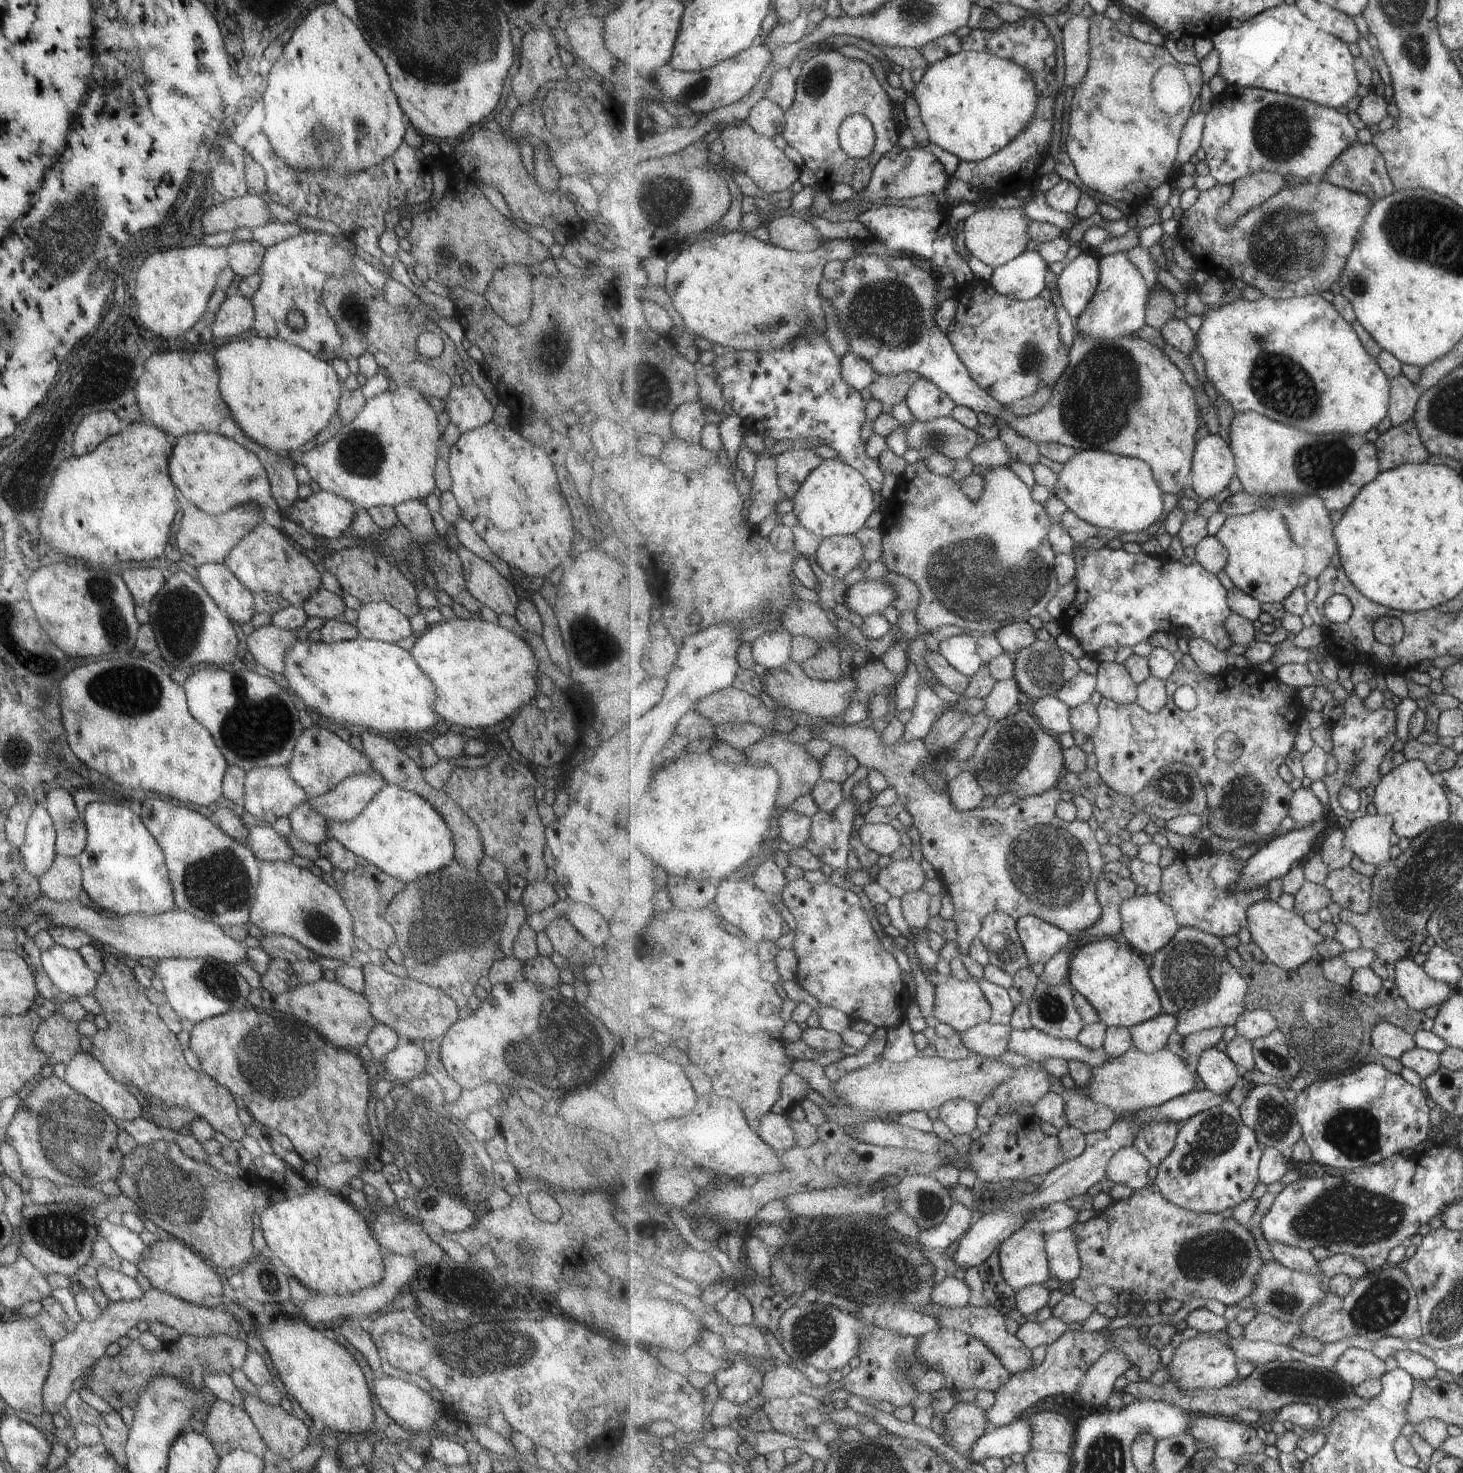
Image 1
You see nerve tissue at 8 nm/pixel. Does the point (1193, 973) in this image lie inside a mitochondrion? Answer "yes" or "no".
yes

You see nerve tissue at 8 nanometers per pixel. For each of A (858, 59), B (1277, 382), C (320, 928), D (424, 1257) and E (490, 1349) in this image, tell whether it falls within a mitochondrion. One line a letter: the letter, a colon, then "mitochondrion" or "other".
A: other
B: mitochondrion
C: mitochondrion
D: other
E: mitochondrion

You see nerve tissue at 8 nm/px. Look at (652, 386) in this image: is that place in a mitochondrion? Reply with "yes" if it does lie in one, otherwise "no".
yes

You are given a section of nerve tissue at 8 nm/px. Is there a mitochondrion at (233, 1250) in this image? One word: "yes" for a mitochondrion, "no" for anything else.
no

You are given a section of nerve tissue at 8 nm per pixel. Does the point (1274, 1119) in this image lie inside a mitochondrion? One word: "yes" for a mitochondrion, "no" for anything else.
yes

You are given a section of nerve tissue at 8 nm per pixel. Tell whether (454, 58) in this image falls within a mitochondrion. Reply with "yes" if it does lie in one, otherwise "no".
yes

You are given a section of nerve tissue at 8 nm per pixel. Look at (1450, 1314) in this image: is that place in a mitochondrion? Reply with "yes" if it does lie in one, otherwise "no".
yes

